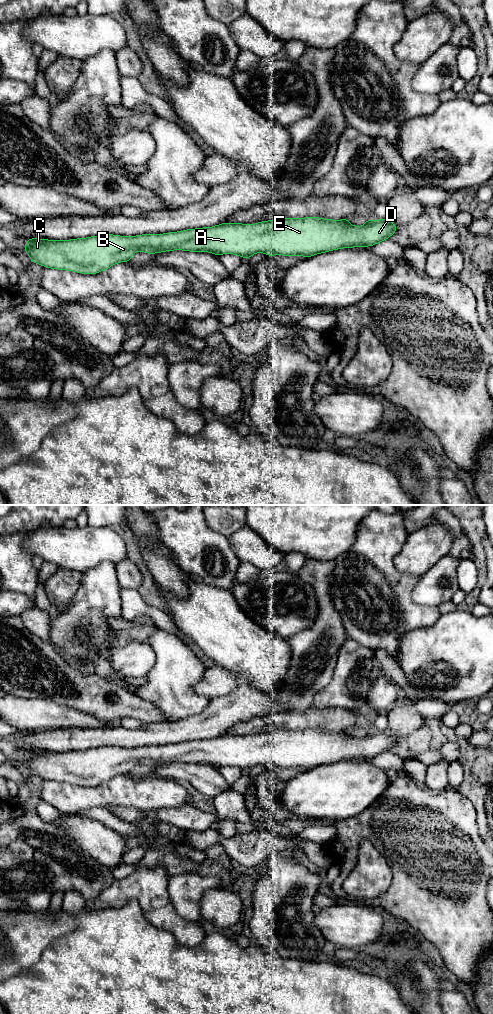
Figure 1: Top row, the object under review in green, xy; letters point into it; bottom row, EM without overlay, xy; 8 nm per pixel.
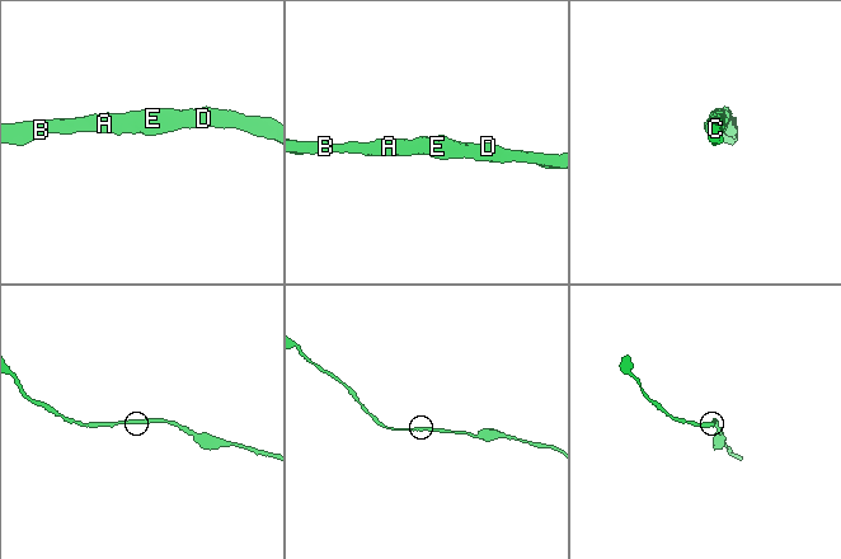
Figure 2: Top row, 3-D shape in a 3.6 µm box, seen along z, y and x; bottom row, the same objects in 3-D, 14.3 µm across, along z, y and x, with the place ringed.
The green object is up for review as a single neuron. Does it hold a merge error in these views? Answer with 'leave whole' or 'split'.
leave whole

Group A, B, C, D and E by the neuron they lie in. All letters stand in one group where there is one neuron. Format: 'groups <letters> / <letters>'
groups A B C D E

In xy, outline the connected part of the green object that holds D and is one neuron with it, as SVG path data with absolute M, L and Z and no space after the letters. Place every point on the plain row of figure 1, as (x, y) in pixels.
M319 729L305 730L279 730L269 733L261 733L255 736L229 735L225 734L213 739L203 739L187 741L177 744L163 746L142 746L136 748L120 748L113 746L103 746L90 748L87 750L77 750L70 752L48 752L40 750L27 751L27 755L22 763L26 763L31 771L31 775L40 776L45 780L73 783L82 786L97 786L120 774L129 774L136 763L145 764L150 767L165 763L190 763L208 764L217 768L222 766L234 766L241 770L249 771L256 765L265 765L266 768L304 768L309 770L313 767L326 765L333 762L353 759L369 759L387 752L398 741L388 730L370 733L368 730L363 738L349 736L349 731L333 732Z

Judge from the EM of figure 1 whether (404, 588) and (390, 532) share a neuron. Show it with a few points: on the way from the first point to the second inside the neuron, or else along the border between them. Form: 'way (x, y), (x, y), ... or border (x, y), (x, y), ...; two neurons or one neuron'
way (393, 574), (388, 569), (388, 546); one neuron

